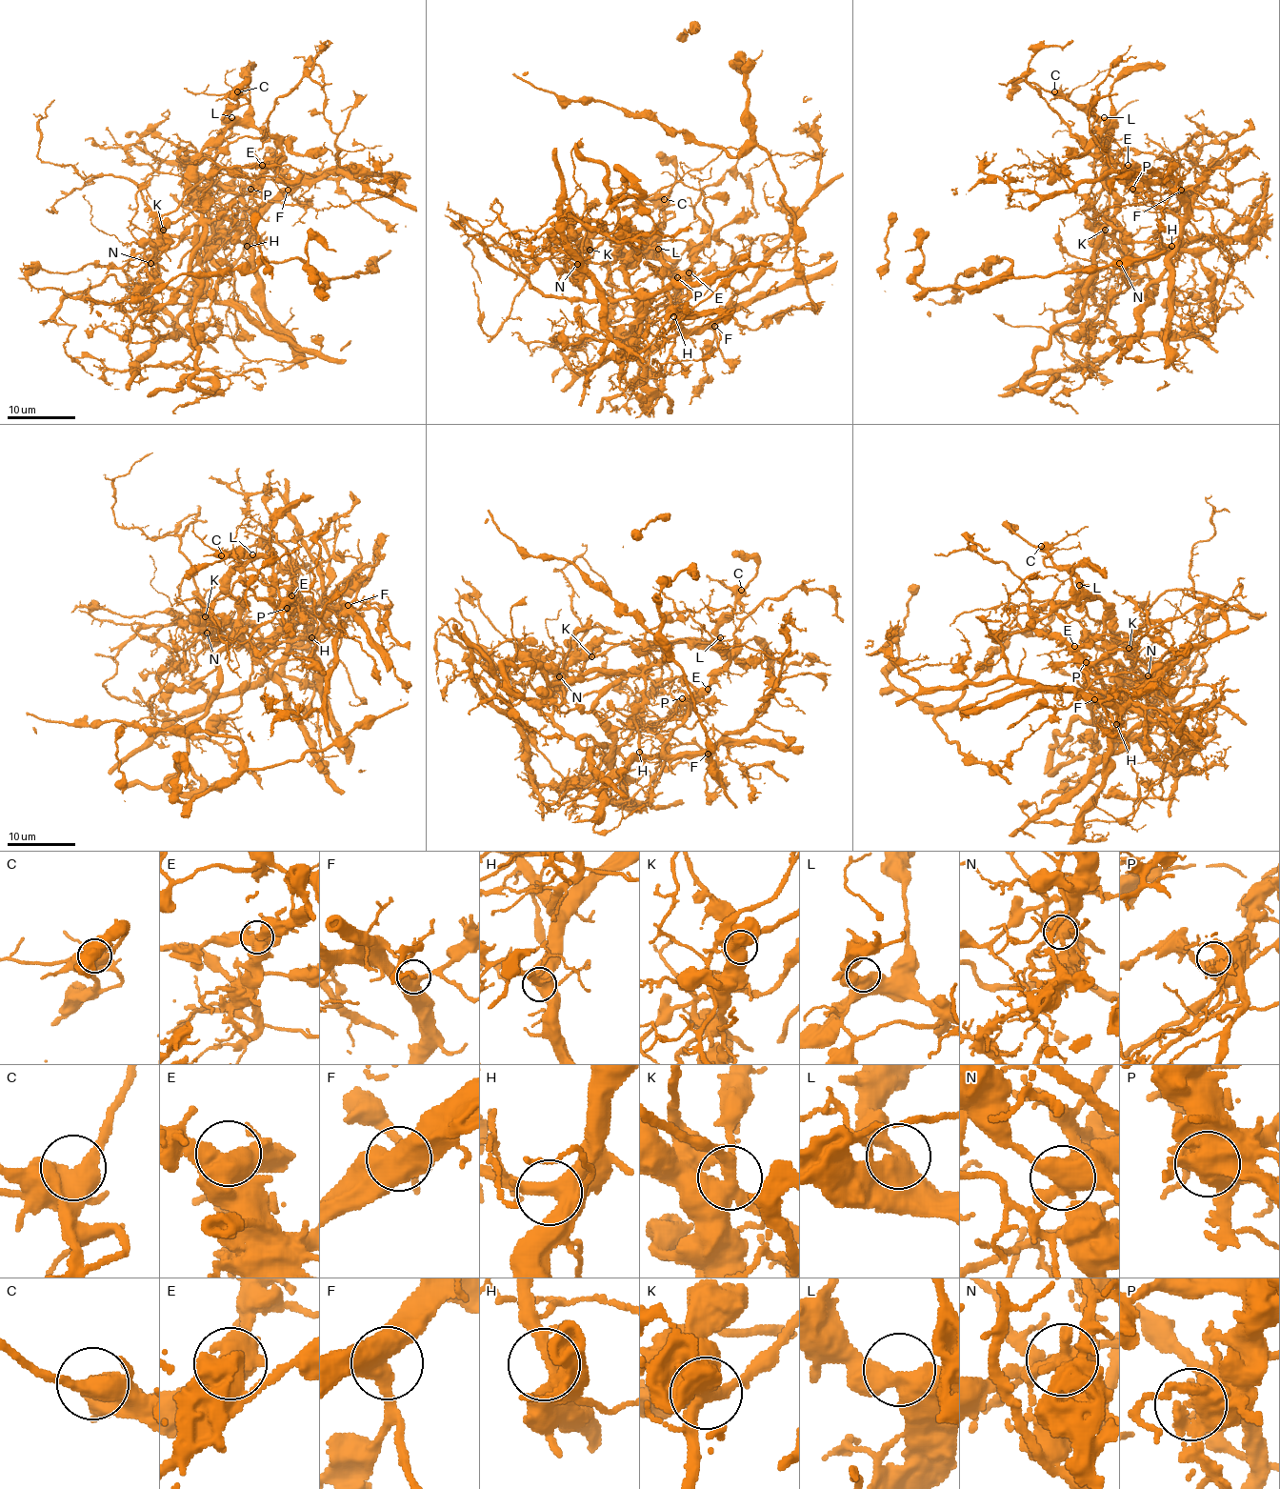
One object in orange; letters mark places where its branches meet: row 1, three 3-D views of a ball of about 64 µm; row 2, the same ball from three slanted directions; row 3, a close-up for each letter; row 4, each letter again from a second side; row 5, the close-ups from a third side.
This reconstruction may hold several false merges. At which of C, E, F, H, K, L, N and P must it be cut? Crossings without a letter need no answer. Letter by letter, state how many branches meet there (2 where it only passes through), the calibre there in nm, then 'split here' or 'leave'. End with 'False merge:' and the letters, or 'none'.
C: 3 | 500 nm | leave
E: 3 | 550 nm | leave
F: 3 | 550 nm | leave
H: 3 | 360 nm | leave
K: 4 | 480 nm | split here
L: 2 | 460 nm | leave
N: 3 | 500 nm | split here
P: 5 | 550 nm | leave
False merge: K, N

